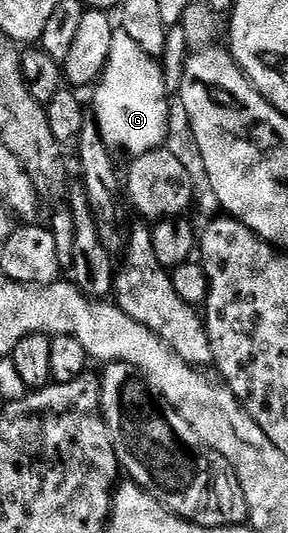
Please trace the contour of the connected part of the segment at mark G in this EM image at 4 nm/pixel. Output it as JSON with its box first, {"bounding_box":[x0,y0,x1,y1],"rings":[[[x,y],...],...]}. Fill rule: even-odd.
{"bounding_box":[92,28,171,156],"rings":[[[119,28],[113,31],[111,56],[107,56],[105,70],[93,92],[92,117],[103,140],[114,151],[122,150],[128,156],[136,156],[166,145],[171,94],[165,89],[162,65],[147,56],[147,52]]]}

